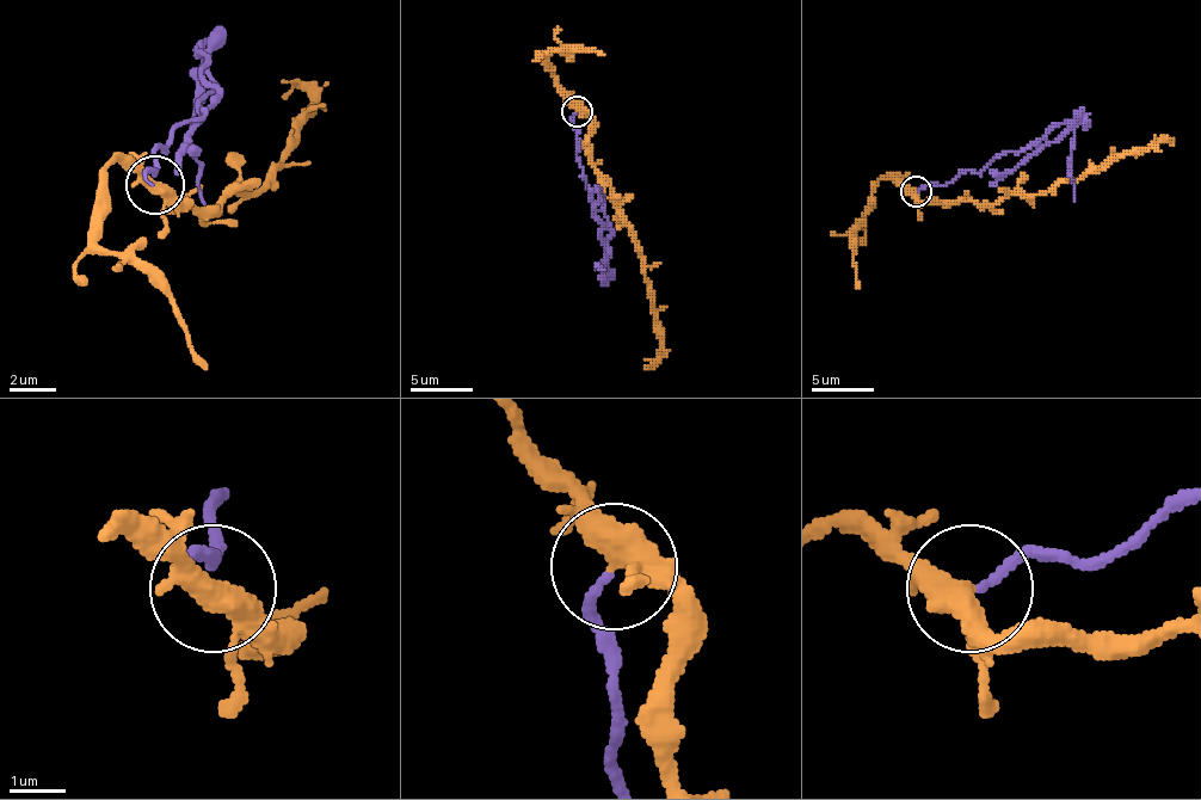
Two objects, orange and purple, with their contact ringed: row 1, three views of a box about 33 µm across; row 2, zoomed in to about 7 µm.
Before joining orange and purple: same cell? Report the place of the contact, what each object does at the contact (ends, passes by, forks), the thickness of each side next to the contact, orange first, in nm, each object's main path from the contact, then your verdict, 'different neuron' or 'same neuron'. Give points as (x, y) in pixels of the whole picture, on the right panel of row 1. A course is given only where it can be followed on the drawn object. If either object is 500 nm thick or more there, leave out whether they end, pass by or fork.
(916, 191) | orange forks | purple ends | 360/150 nm | orange via (916, 191), (924, 201), (993, 204), (1011, 195), (1034, 195), (1098, 173), (1127, 154), (1158, 145), (1174, 145) | purple via (918, 191), (965, 173), (978, 173), (1005, 151), (1052, 142), (1071, 129), (1073, 201) | different neuron

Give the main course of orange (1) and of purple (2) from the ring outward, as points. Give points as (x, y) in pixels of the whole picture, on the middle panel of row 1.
1: (577, 111), (592, 120), (589, 164), (610, 189), (620, 207), (660, 322), (660, 354), (645, 369)
2: (577, 114), (577, 160), (583, 179), (604, 201), (610, 229), (604, 247), (604, 266), (595, 266), (604, 269)

